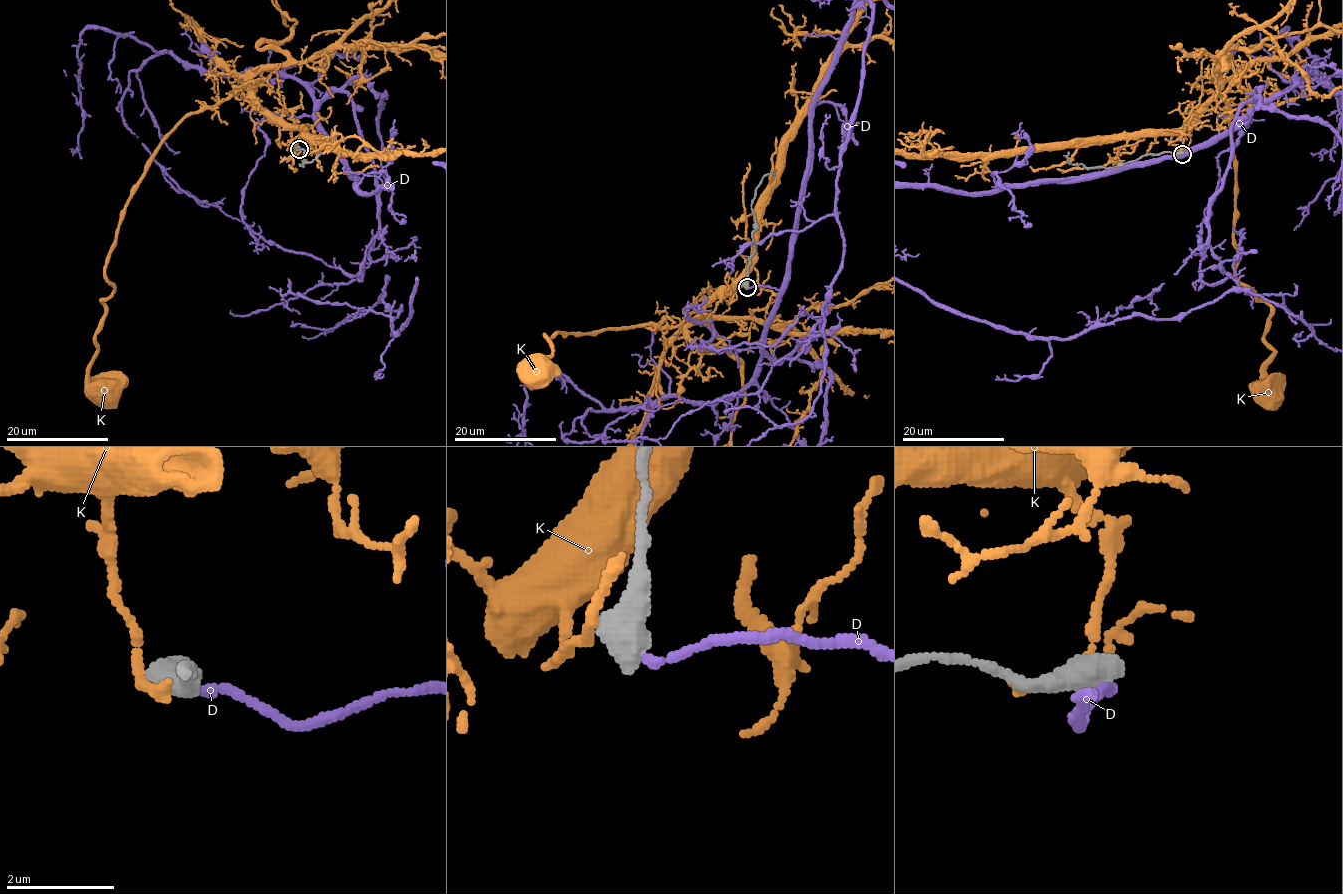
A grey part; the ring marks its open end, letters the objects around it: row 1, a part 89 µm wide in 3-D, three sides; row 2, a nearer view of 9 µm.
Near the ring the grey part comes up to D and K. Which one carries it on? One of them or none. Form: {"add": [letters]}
{"add": ["D"]}

